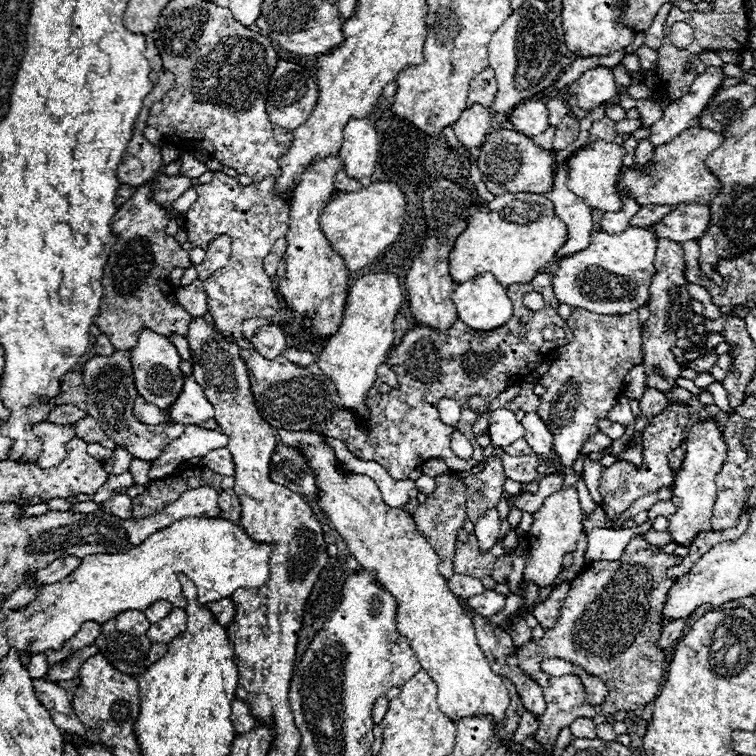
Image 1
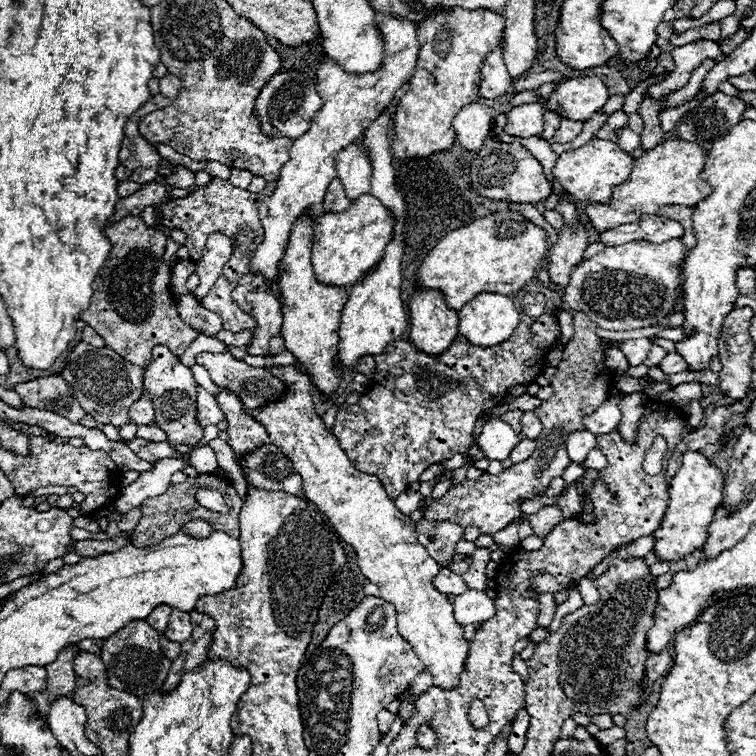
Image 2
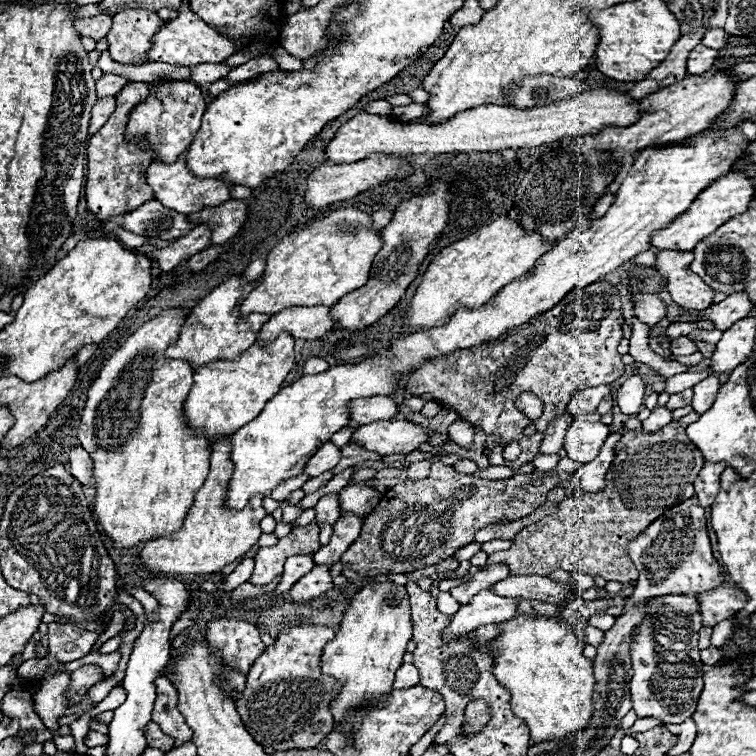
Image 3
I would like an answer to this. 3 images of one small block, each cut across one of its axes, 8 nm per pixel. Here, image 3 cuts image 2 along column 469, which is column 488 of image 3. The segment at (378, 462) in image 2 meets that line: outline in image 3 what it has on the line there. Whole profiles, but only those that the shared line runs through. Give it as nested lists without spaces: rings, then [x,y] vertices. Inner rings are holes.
[[[602,280],[586,288],[576,288],[554,308],[520,324],[520,328],[506,332],[498,340],[452,352],[438,362],[430,360],[410,376],[406,390],[412,394],[430,394],[446,410],[456,410],[460,420],[482,430],[486,434],[486,448],[490,450],[490,466],[518,470],[534,460],[548,422],[566,410],[576,390],[612,384],[624,374],[624,364],[616,350],[624,338],[622,320],[622,300],[612,284]],[[522,392],[536,394],[544,404],[534,436],[522,434],[530,424],[528,418],[520,418],[520,410],[514,404]],[[510,440],[522,444],[522,454],[514,462],[502,458],[502,444]]]

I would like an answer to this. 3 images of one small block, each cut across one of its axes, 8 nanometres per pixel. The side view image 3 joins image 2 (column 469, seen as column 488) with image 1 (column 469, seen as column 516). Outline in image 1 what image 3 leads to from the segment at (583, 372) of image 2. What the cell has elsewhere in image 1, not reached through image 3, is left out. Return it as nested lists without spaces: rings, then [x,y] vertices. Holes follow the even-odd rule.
[[[490,456],[486,468],[480,474],[470,474],[464,478],[466,496],[468,496],[466,504],[468,520],[474,522],[484,514],[484,510],[496,508],[498,500],[502,498],[504,480],[506,476],[499,456]]]

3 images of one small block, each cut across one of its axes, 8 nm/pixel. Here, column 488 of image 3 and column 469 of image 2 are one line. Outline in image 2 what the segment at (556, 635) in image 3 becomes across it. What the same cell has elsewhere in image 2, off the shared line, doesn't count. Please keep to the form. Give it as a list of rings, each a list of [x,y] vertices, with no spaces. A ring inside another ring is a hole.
[[[272,366],[272,372],[288,384],[288,394],[280,402],[256,408],[250,414],[264,424],[270,442],[292,460],[294,472],[302,476],[304,496],[332,522],[340,538],[356,550],[360,572],[380,588],[380,598],[394,604],[398,632],[412,644],[416,656],[432,672],[434,684],[444,690],[456,688],[470,642],[464,638],[464,626],[454,618],[448,596],[432,586],[432,578],[440,572],[440,566],[418,542],[414,522],[396,508],[378,476],[358,472],[340,448],[336,436],[314,412],[310,378],[296,366]]]

